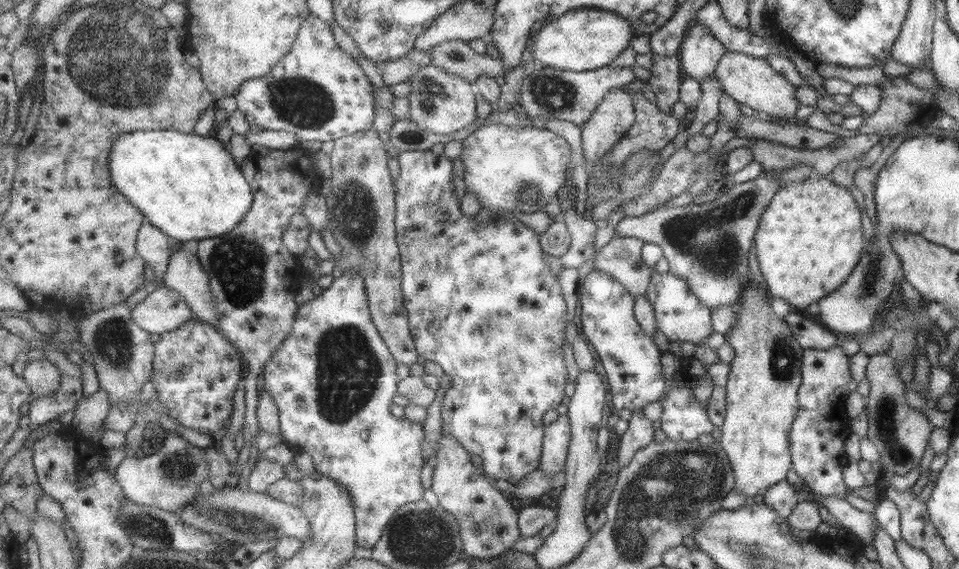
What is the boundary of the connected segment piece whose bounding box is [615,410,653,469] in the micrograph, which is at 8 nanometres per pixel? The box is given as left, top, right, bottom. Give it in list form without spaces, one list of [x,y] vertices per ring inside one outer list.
[[[642,410],[632,412],[628,421],[628,427],[619,437],[616,461],[620,469],[624,469],[635,455],[635,451],[653,441],[653,426]]]

